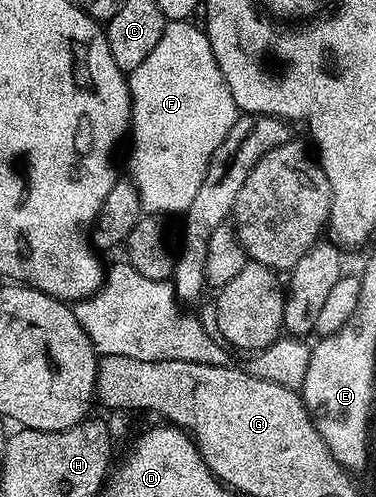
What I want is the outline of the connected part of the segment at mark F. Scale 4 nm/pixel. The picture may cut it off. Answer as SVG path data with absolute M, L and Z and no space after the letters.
M191 19L168 21L165 31L161 31L161 39L157 39L153 46L153 51L149 51L145 60L129 74L131 154L127 157L127 169L131 172L128 173L129 180L137 187L144 214L147 215L186 213L189 203L193 203L201 187L201 179L205 179L205 171L209 167L213 151L221 147L221 139L229 135L229 127L233 127L233 123L241 115L221 75L221 67L217 67L217 59L213 55L213 47L209 47L206 32L200 26L198 29L195 23Z

